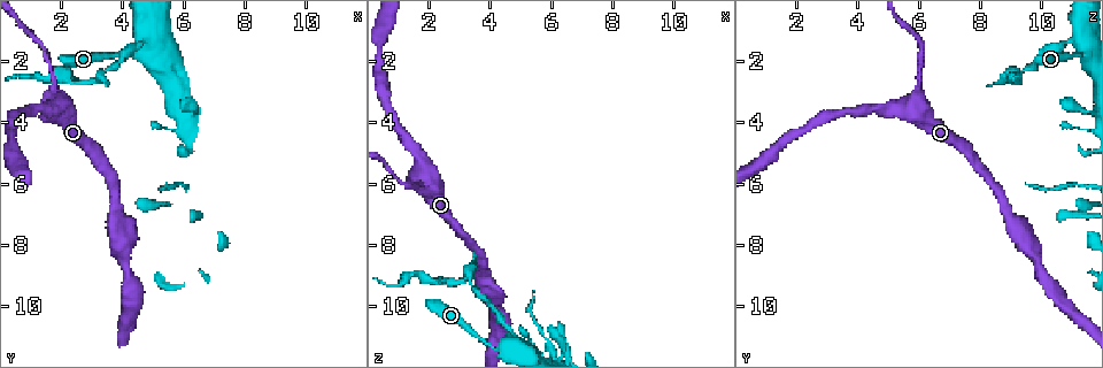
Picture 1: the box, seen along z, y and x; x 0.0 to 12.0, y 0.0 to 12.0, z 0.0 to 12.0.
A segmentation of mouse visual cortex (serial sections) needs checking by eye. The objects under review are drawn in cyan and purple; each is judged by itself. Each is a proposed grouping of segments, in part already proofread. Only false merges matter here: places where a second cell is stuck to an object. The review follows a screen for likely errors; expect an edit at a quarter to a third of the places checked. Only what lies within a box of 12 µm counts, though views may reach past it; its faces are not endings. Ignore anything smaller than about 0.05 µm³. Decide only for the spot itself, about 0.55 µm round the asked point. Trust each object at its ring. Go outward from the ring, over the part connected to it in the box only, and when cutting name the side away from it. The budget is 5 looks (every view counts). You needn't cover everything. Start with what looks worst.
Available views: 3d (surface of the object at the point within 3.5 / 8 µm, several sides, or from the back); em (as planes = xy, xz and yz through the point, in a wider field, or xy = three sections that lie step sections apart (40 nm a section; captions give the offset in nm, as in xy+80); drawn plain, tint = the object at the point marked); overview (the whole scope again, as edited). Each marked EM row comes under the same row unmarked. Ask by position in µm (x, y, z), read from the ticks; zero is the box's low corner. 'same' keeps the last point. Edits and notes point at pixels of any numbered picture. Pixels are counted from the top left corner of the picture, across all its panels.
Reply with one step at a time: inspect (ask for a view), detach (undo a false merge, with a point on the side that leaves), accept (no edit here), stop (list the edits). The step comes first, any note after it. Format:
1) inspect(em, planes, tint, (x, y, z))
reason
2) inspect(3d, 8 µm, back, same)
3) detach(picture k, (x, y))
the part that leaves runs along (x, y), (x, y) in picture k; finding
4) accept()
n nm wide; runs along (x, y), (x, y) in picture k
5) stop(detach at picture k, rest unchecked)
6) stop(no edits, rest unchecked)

inspect(3d, 3.5 µm, (1.6, 3.3, 6.0))

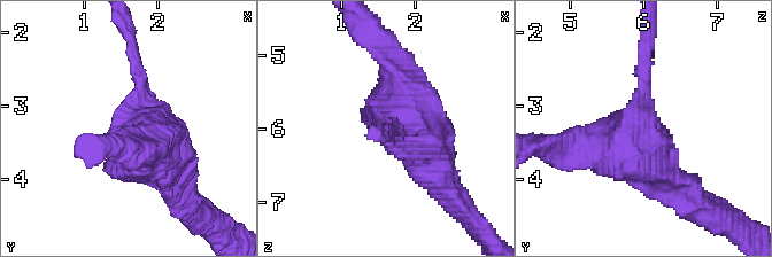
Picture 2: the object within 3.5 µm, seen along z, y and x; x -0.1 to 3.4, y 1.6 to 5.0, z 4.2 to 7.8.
inspect(em, xy, step 1, tint, (1.70, 3.15, 5.90))

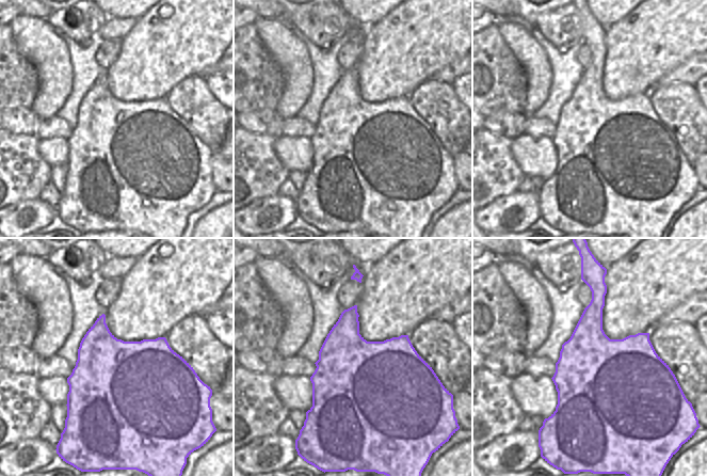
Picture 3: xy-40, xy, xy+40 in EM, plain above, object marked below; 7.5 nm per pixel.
accept()
runs along (435, 168), (400, 111), (386, 45) in picture 2; one cell here

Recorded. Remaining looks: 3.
inspect(3d, 3.5 µm, (4.7, 1.3, 11.1))
sharp bend

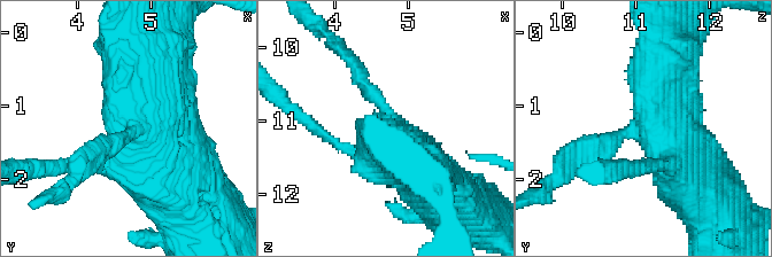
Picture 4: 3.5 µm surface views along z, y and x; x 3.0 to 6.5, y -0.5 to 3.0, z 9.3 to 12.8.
inspect(em, xy, step 2, tint, (4.80, 1.35, 11.15))

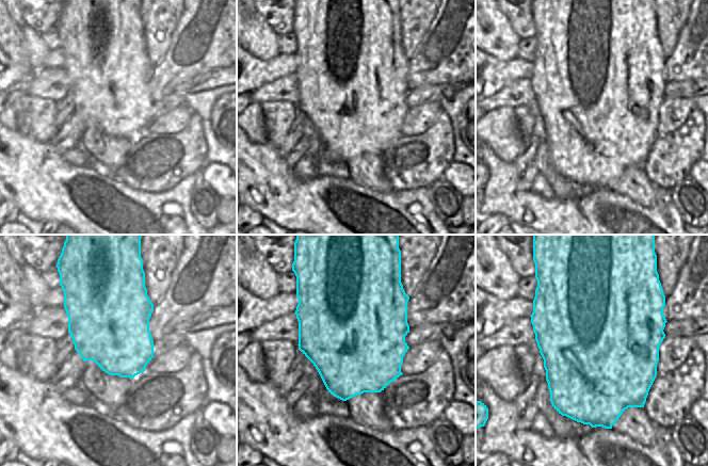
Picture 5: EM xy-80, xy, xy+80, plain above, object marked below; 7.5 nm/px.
inspect(em, xy, step 5, tint, same)
another direction

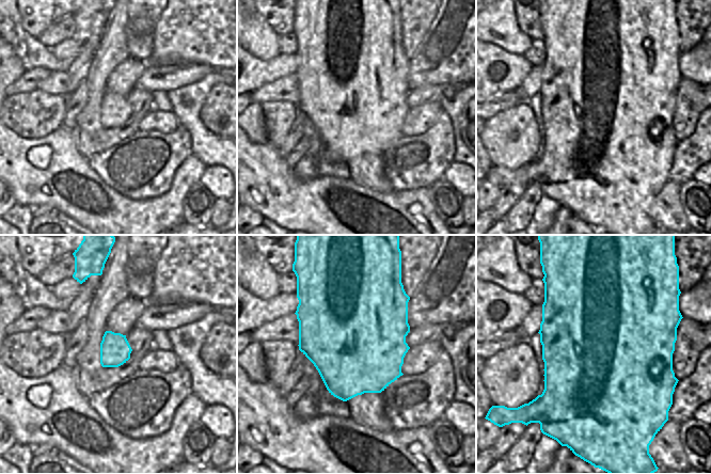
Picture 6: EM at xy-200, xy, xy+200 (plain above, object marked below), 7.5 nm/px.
detach(picture 4, (588, 153))
800 nm wide; the part that leaves runs along (614, 137), (578, 150), (546, 189) in picture 4; a second cell is stuck on

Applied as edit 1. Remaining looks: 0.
stop(detach at picture 4, rest unchecked)

